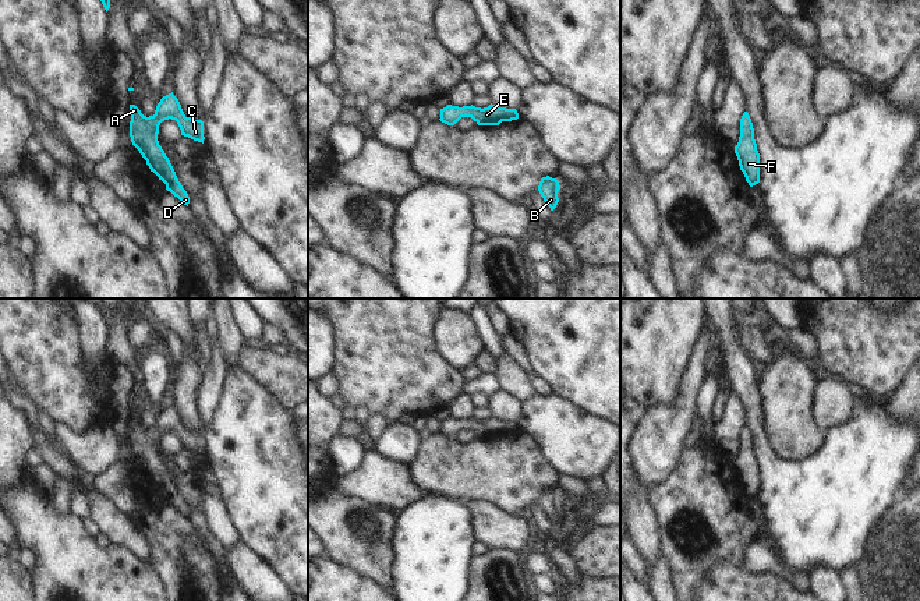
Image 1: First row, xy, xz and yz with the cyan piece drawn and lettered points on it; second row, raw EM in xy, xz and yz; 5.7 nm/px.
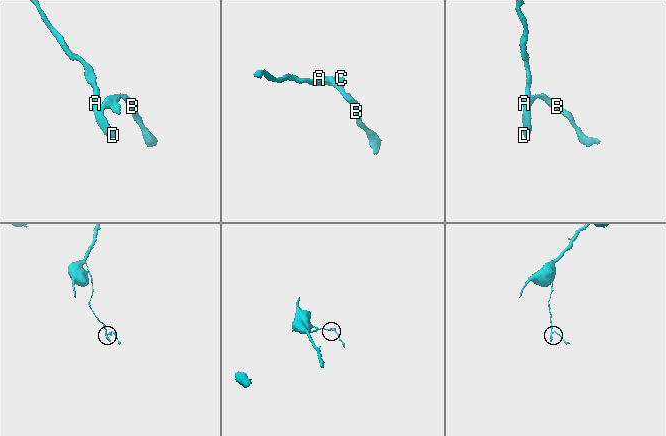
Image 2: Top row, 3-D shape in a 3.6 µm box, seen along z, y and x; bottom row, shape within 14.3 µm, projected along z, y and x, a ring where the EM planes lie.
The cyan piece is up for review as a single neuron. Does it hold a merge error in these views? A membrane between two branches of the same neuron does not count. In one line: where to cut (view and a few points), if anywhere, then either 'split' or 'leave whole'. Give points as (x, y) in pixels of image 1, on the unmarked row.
no cut; leave whole

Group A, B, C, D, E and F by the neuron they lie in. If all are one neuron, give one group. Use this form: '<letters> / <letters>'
A B C D E F

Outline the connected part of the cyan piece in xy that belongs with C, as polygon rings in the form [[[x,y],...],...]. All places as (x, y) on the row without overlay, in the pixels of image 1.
[[[173,404],[160,411],[153,428],[144,428],[135,417],[130,417],[130,425],[130,449],[132,457],[146,473],[151,484],[166,496],[166,502],[188,519],[190,509],[178,494],[169,470],[159,457],[159,438],[164,432],[176,432],[181,448],[204,456],[204,434],[187,429]]]

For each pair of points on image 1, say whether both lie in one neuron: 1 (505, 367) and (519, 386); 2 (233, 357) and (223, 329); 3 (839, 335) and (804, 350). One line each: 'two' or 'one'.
1: one
2: one
3: two

